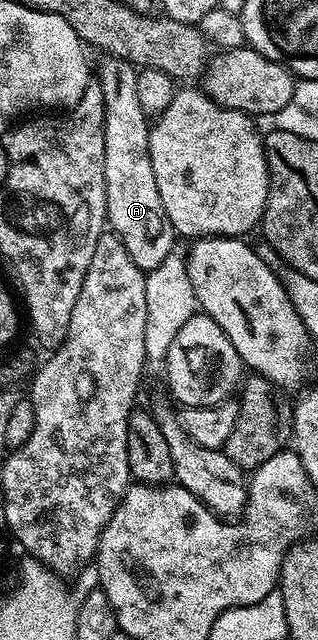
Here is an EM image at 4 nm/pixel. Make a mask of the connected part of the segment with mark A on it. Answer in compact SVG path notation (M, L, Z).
M112 56L104 57L103 67L97 74L101 84L101 96L105 100L105 192L107 193L107 226L125 244L133 264L144 272L153 270L176 249L177 235L169 216L165 216L165 204L161 204L161 192L157 192L157 176L153 176L153 160L149 156L149 117L142 111L137 96L138 73L131 63Z

